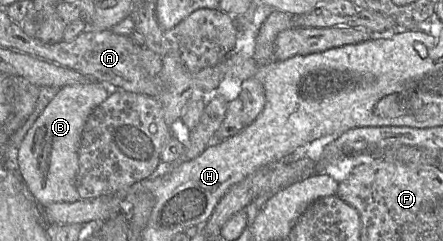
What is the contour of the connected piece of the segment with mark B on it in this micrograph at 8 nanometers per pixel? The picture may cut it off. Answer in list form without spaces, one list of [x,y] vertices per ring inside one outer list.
[[[98,81],[64,86],[57,91],[25,134],[17,150],[16,171],[27,189],[43,206],[51,203],[75,202],[80,199],[75,187],[75,177],[78,170],[78,148],[85,122],[90,113],[117,89],[111,83]]]

